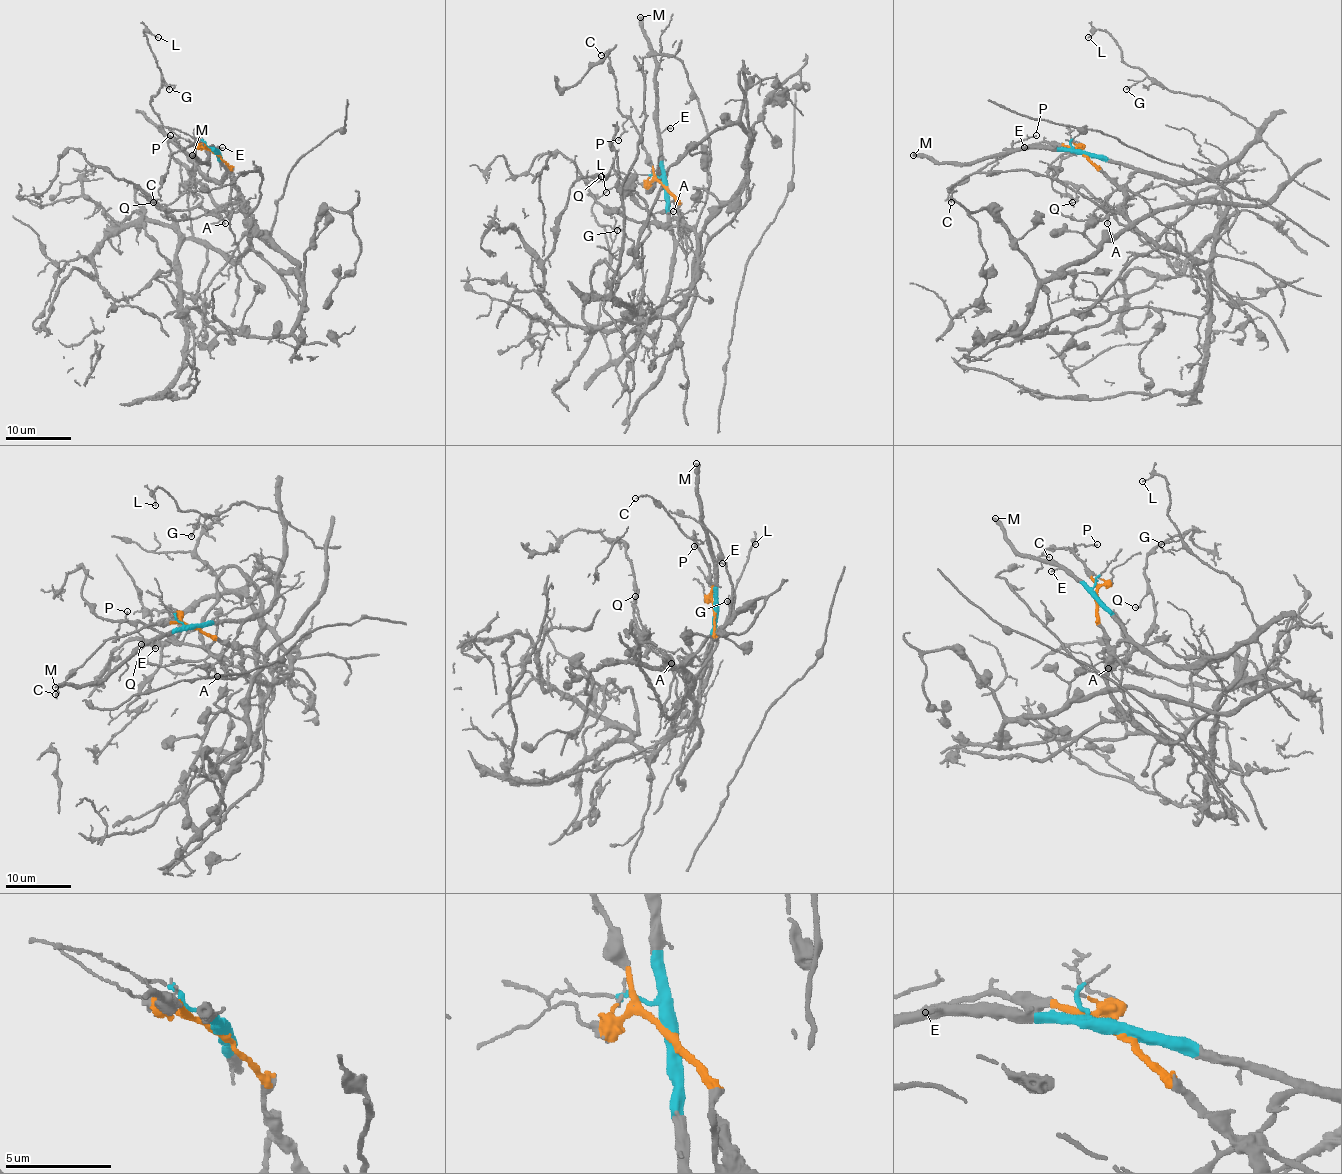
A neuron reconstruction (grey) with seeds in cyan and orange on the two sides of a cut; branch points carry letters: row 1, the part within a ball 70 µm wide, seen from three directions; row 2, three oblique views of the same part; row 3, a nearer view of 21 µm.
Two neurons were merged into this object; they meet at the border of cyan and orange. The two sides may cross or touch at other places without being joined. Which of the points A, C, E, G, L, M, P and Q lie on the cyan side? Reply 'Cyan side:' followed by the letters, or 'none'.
Cyan side: E, G, L, M

